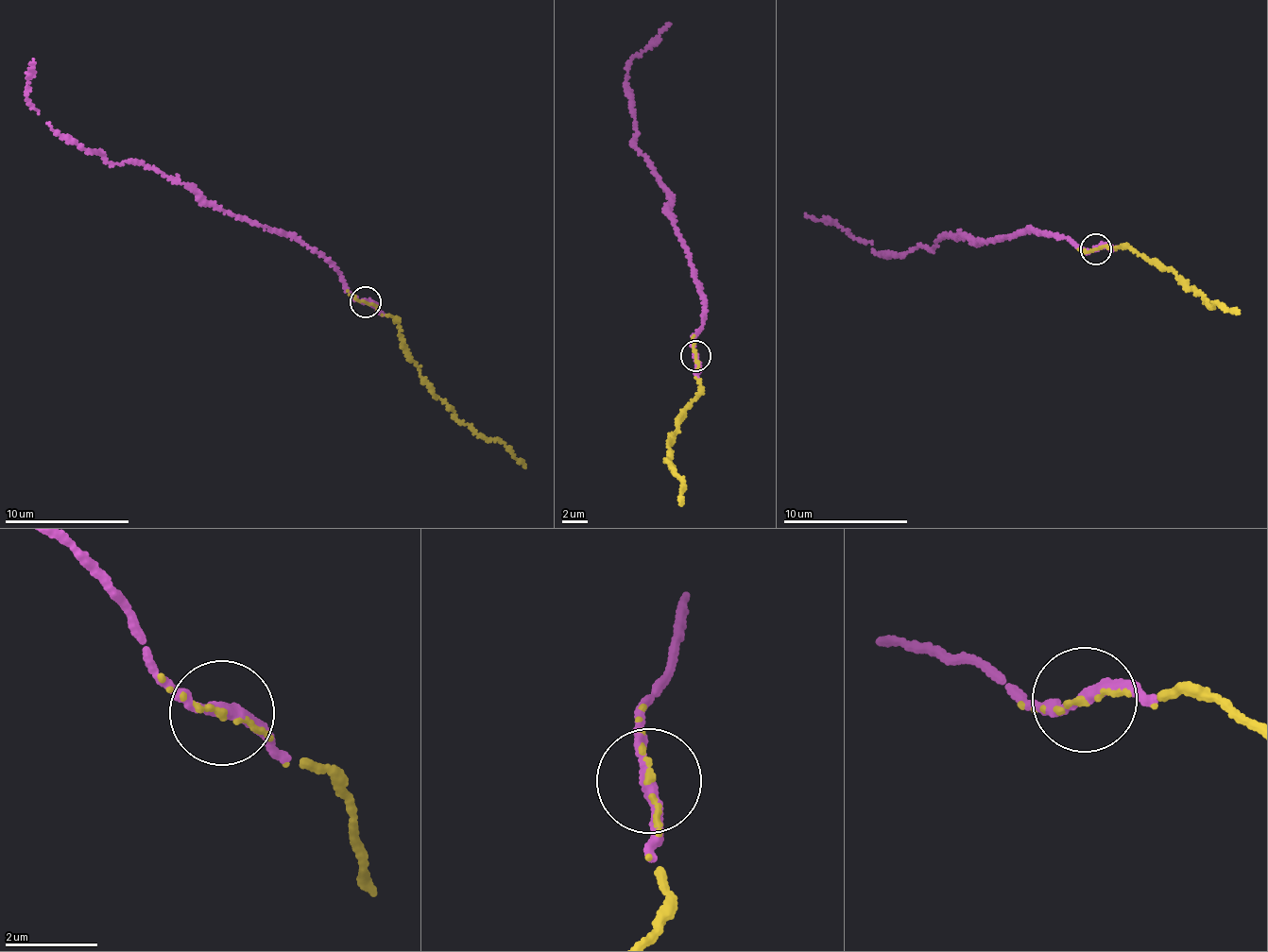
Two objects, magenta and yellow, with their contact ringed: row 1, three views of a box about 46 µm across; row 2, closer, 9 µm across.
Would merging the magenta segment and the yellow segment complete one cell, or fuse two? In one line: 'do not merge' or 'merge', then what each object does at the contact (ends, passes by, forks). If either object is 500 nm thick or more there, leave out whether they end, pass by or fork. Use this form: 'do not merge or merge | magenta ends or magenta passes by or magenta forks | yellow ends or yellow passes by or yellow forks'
merge | magenta passes by | yellow passes by

